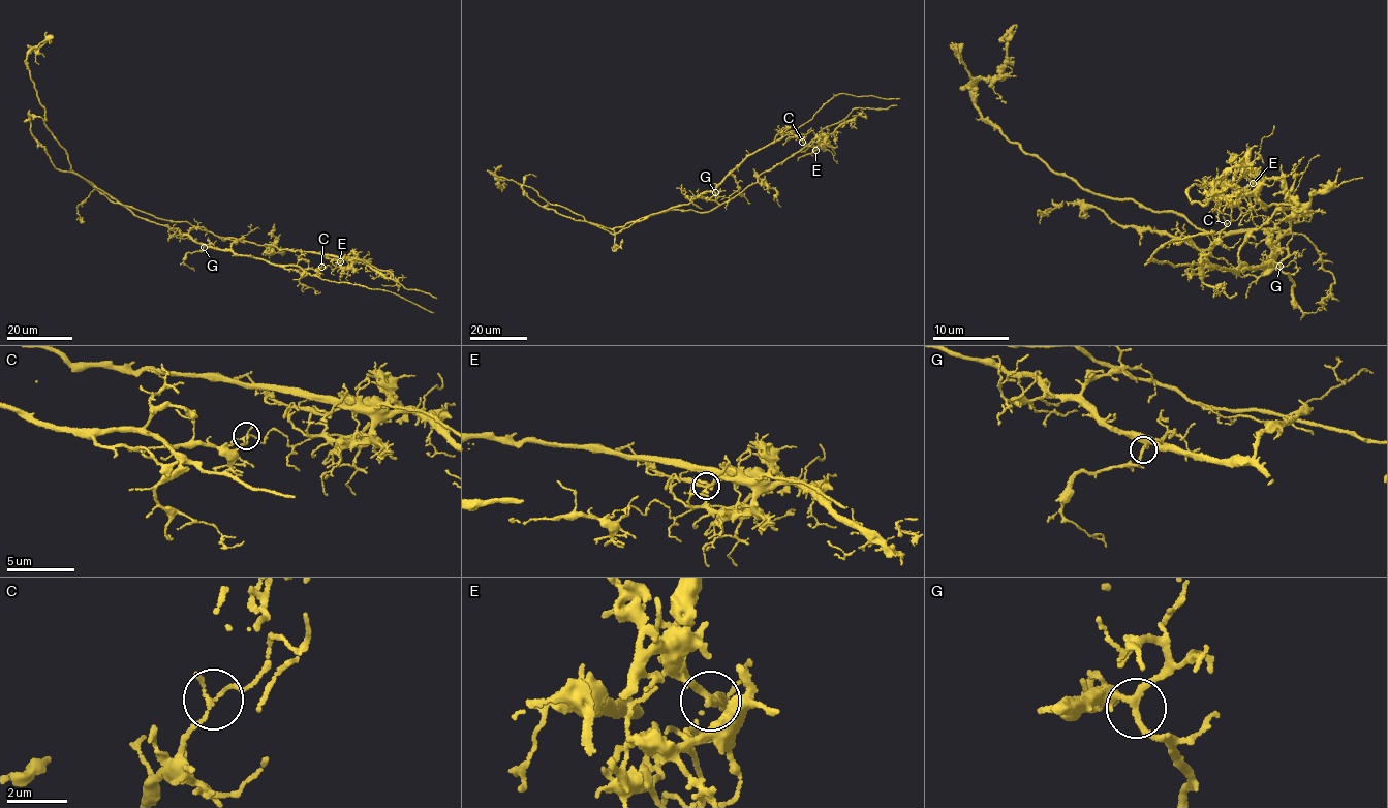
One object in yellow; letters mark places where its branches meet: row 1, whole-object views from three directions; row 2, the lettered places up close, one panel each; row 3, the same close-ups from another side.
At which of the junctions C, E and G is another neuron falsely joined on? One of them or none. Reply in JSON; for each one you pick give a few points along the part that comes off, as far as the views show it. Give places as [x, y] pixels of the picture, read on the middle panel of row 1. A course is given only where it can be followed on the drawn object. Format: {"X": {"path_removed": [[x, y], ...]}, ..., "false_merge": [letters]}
{"C": {"path_removed": [[802, 142], [788, 135], [770, 143], [687, 204], [613, 228], [532, 200], [521, 188], [527, 175], [536, 176]]}, "false_merge": ["C"]}

